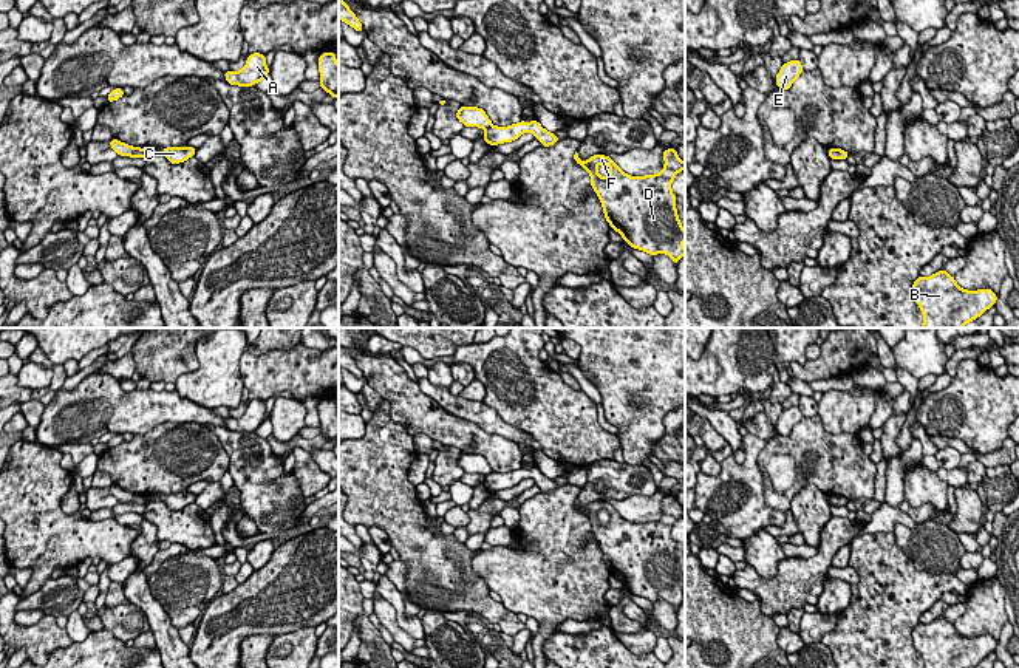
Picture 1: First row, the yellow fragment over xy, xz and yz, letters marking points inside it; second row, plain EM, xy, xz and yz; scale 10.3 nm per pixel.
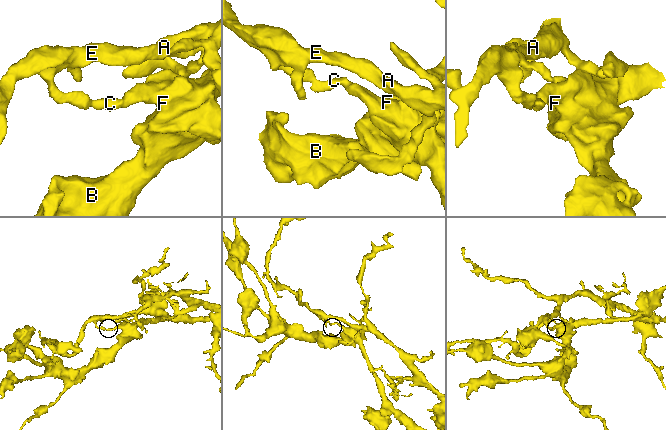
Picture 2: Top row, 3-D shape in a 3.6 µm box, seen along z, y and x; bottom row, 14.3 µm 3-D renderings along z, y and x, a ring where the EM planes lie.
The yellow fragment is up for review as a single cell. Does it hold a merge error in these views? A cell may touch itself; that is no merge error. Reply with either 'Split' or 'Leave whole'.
Split

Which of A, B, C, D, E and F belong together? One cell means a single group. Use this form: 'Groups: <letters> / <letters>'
Groups: A E / B C D F

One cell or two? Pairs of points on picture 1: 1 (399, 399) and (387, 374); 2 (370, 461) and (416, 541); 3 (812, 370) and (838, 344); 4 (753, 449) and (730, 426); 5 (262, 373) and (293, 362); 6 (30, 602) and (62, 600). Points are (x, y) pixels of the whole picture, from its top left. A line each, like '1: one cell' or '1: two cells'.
1: one cell
2: one cell
3: one cell
4: two cells
5: one cell
6: one cell

